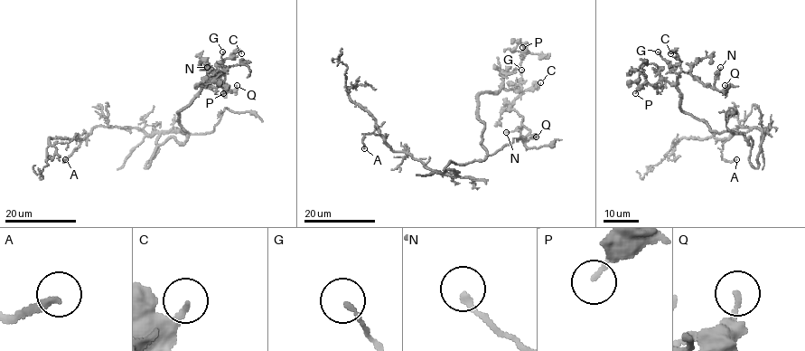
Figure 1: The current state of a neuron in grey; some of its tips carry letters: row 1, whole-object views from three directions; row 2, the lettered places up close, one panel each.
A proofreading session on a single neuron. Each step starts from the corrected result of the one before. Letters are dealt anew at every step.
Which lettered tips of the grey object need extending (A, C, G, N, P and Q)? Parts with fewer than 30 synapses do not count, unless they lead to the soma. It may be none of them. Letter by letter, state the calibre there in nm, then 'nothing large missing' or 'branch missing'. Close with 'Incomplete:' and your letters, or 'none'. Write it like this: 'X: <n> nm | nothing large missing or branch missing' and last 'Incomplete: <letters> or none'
A: 240 nm | nothing large missing
C: 170 nm | nothing large missing
G: 130 nm | nothing large missing
N: 200 nm | nothing large missing
P: 150 nm | nothing large missing
Q: 160 nm | nothing large missing
Incomplete: none

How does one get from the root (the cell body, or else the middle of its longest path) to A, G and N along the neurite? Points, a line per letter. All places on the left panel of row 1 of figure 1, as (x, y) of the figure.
A: (150, 163), (156, 152), (158, 133), (106, 126), (96, 126), (65, 159)
G: (150, 163), (154, 150), (169, 138), (186, 139), (179, 113), (221, 73), (216, 66), (221, 64), (222, 52)
N: (150, 163), (169, 138), (184, 142), (188, 133), (179, 113), (212, 76), (222, 87), (207, 67)

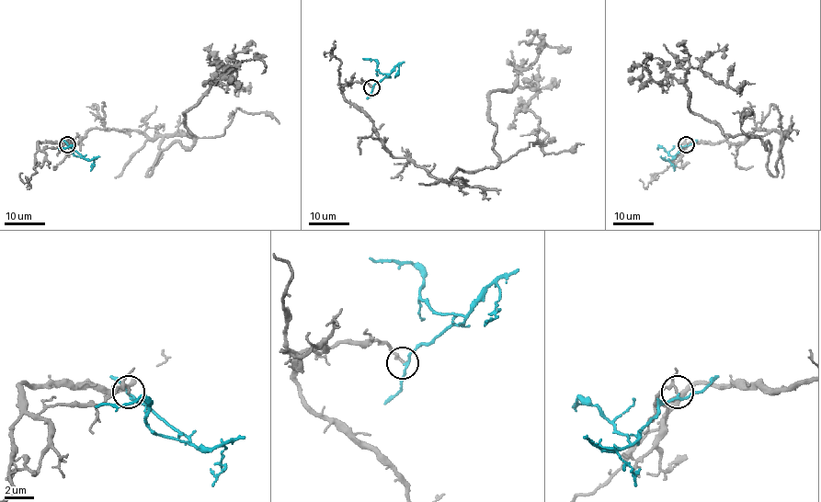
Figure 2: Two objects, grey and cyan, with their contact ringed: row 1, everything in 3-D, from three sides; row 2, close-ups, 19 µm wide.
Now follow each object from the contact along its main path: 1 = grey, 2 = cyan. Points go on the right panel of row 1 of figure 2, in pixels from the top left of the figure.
1: (686, 143), (776, 130), (776, 176), (770, 144), (693, 113), (684, 83), (696, 67), (735, 89), (755, 84)
2: (686, 144), (672, 156), (663, 148), (657, 149)

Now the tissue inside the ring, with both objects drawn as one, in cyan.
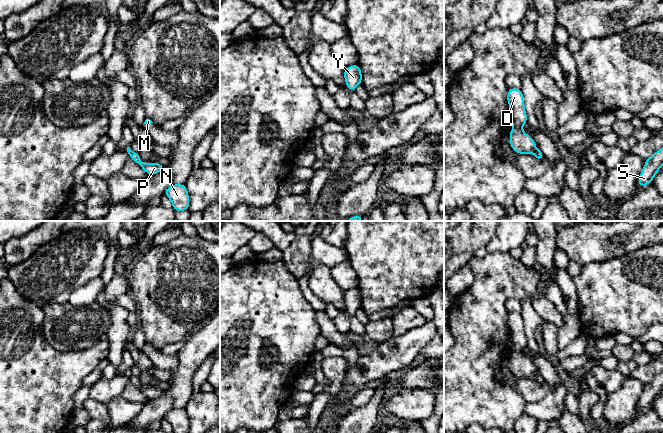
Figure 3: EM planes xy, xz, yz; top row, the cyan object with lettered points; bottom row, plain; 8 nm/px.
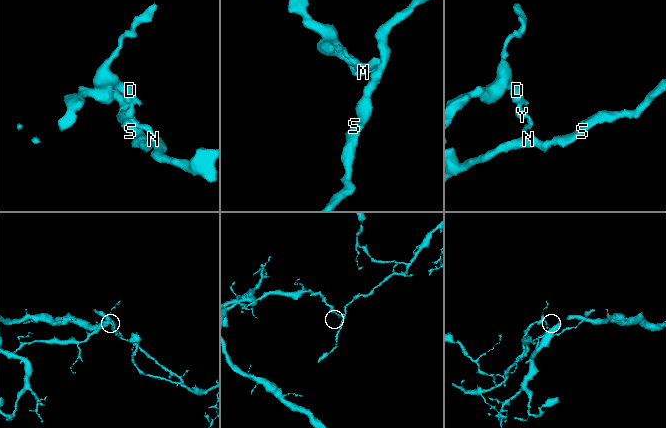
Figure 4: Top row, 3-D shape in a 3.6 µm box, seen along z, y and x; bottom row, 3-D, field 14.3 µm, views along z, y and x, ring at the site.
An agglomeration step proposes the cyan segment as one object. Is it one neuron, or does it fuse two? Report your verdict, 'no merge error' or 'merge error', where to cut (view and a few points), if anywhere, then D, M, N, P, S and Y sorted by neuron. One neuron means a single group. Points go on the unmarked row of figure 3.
no merge error | no cut | D M N P S Y

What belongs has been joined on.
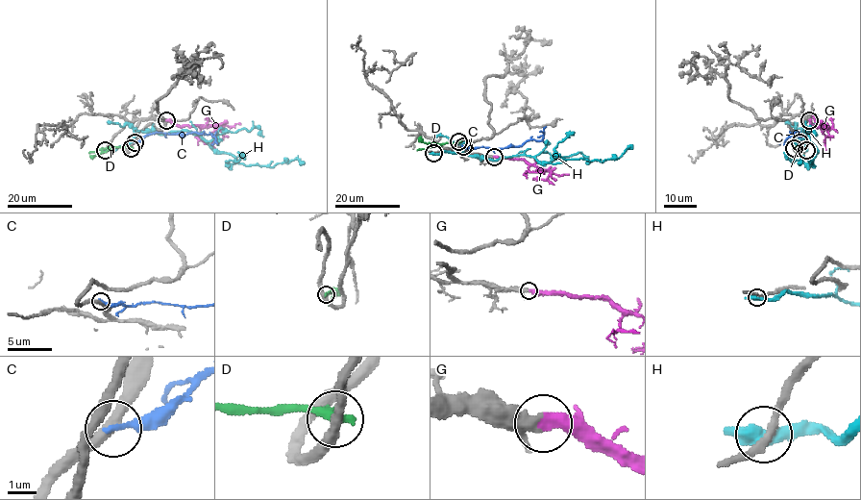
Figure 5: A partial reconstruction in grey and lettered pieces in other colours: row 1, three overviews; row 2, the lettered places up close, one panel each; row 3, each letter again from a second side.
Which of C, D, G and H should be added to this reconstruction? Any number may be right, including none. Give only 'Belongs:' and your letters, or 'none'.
Belongs: G

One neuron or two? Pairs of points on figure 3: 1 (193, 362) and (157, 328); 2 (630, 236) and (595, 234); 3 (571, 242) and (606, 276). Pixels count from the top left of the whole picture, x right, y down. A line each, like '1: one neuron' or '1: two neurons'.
1: two neurons
2: one neuron
3: two neurons

